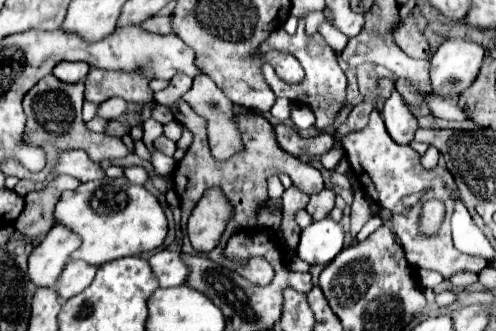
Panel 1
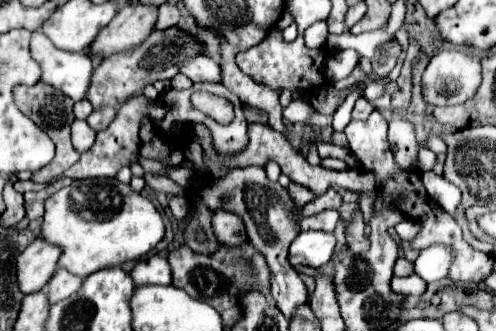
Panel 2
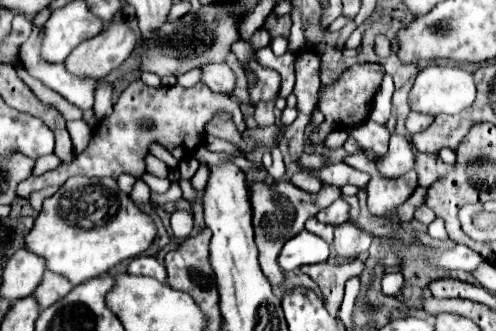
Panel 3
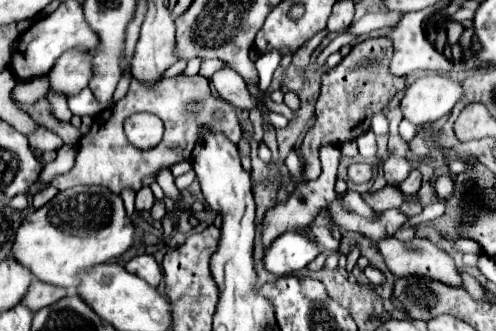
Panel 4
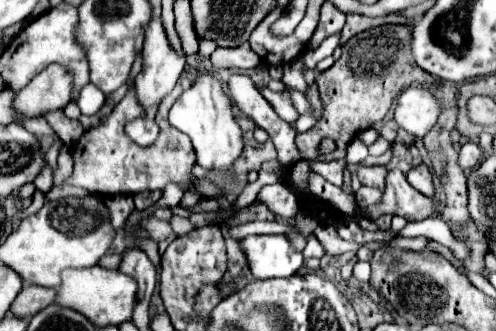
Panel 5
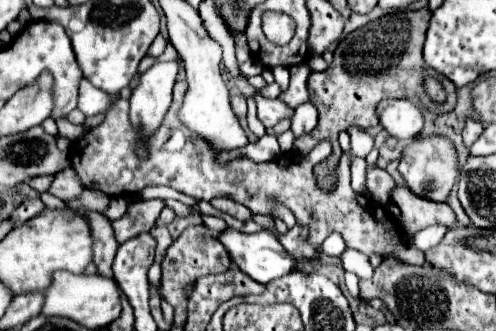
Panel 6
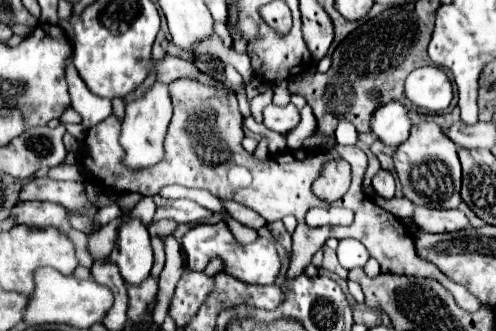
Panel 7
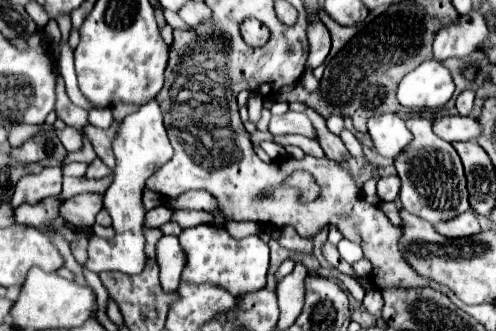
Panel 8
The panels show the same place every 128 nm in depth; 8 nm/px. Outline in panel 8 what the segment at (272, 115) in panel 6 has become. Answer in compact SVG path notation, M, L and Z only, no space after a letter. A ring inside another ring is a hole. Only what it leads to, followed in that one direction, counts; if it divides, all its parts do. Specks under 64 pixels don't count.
M286 112L284 116L272 116L270 132L274 136L302 134L302 136L308 136L308 138L316 138L316 128L308 120L308 116L306 114L298 114L298 112Z

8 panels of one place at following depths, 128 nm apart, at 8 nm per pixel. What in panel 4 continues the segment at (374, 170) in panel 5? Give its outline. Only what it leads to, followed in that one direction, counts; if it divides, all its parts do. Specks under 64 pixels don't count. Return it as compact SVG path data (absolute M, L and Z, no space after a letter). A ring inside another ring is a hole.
M352 164L348 168L348 176L356 184L366 184L372 180L372 166L370 164Z

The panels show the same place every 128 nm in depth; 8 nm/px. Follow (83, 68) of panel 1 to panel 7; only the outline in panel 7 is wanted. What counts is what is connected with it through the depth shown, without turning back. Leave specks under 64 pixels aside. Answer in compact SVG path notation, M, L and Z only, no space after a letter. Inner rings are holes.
M68 62L68 68L66 68L66 82L70 92L70 104L82 116L84 128L92 128L112 114L112 102L108 98L100 98L92 94L86 88L86 84L82 84L82 78L78 76L72 62Z

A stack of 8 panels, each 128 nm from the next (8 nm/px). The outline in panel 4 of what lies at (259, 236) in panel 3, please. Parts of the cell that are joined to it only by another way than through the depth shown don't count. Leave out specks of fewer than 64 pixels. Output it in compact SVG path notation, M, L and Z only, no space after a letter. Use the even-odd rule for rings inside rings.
M324 146L320 150L319 157L322 169L320 178L314 180L314 182L298 186L284 202L278 202L272 210L268 210L268 214L264 218L264 232L262 232L262 242L264 244L270 244L282 232L308 226L308 222L318 214L318 210L324 208L324 206L328 206L334 200L334 196L336 196L334 182L336 182L336 168L338 168L338 162L340 162L340 148L336 148L336 146Z

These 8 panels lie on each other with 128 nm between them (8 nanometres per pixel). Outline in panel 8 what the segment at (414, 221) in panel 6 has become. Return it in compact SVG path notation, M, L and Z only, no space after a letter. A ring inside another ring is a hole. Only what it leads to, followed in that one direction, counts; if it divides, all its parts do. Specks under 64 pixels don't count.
M468 210L464 214L456 216L454 220L438 224L436 230L448 238L468 238L468 236L474 236L480 232L480 224L476 220L476 214L472 210Z

